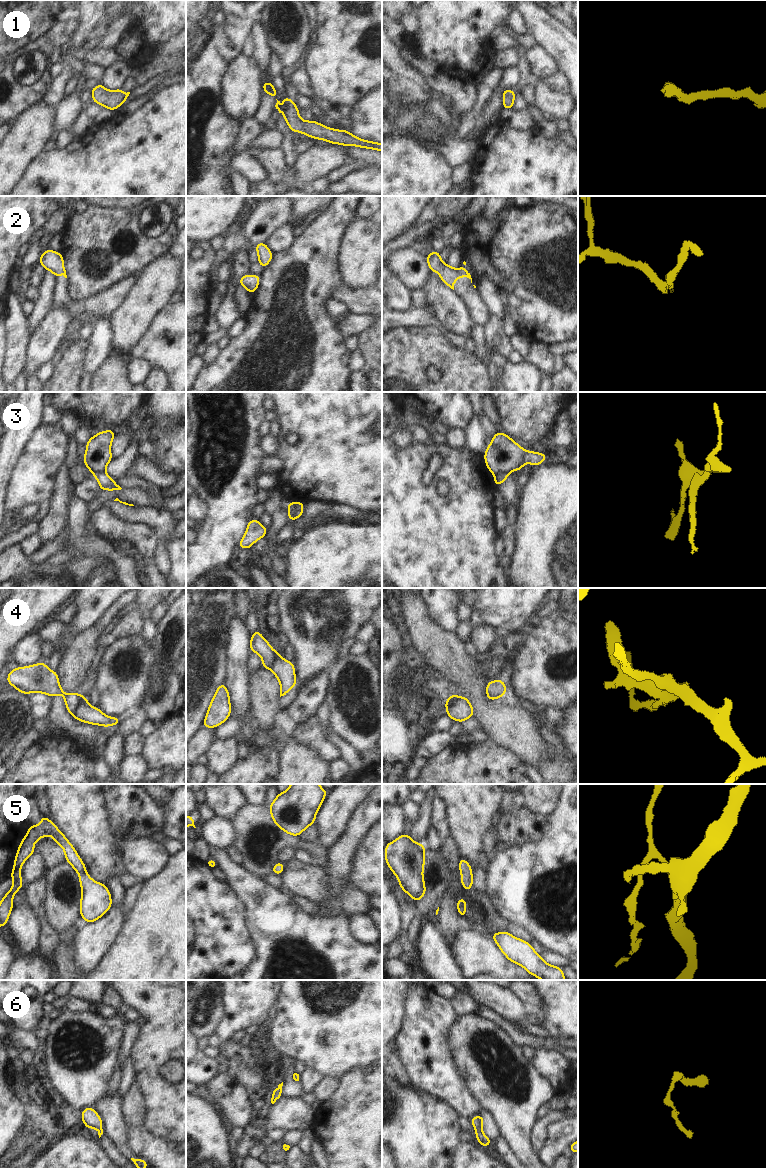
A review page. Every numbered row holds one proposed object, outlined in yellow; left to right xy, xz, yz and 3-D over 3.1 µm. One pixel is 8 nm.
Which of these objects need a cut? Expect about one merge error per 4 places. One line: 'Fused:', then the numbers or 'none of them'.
Fused: 3, 4

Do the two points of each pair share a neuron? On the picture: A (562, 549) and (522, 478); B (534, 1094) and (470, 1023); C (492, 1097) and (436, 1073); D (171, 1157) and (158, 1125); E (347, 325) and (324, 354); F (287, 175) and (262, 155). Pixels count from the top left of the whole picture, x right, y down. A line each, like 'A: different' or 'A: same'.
A: different
B: same
C: different
D: different
E: different
F: same

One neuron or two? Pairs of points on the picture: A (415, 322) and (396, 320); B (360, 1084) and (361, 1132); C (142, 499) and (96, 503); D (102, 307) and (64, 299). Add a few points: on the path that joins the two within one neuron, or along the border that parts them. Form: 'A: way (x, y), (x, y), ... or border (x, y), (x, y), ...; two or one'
A: way (410, 320), (401, 320); one
B: way (361, 1096), (361, 1120); one
C: way (131, 496), (107, 495); one
D: way (93, 306), (73, 305); one

